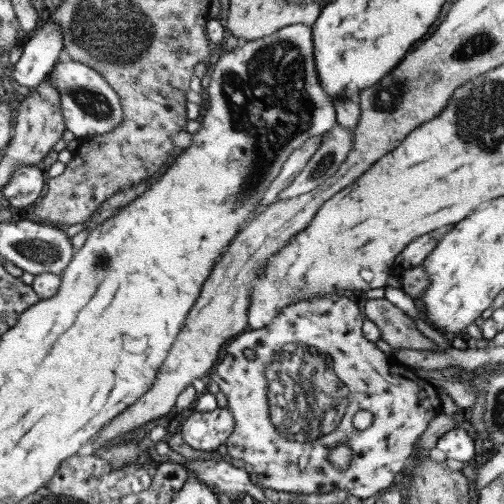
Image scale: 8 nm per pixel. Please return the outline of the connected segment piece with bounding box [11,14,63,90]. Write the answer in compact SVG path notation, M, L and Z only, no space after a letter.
M43 14L33 34L24 37L17 48L11 78L17 86L23 86L27 90L37 87L53 69L62 49L59 27Z

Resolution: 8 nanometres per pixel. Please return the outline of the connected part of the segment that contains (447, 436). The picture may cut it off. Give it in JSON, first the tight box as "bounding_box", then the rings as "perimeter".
{"bounding_box":[435,425,477,465],"perimeter":[[[457,425],[442,434],[435,445],[451,464],[458,465],[476,460],[477,447],[463,426]]]}

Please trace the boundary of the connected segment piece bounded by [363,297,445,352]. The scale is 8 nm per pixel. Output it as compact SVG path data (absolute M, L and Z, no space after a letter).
M384 297L366 299L363 302L363 316L375 324L379 329L380 338L391 348L434 350L435 352L445 350L423 336L415 327L414 321Z

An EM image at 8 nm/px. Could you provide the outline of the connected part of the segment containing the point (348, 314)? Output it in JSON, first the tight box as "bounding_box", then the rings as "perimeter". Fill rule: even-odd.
{"bounding_box":[209,293,441,500],"perimeter":[[[335,293],[334,295],[325,295],[324,297],[315,297],[310,301],[297,301],[279,311],[275,318],[271,319],[263,328],[247,328],[241,334],[225,344],[222,355],[218,362],[214,364],[213,372],[209,378],[225,396],[226,407],[232,414],[234,427],[231,434],[224,442],[227,454],[233,458],[235,463],[248,468],[249,473],[254,477],[254,481],[262,489],[271,489],[283,495],[295,493],[299,495],[308,494],[327,494],[340,490],[347,490],[349,496],[359,500],[369,498],[375,493],[381,493],[402,478],[405,465],[411,460],[414,454],[414,445],[421,433],[427,428],[431,419],[434,419],[441,410],[441,402],[436,391],[436,387],[430,384],[423,376],[410,367],[399,363],[397,360],[385,355],[377,349],[374,342],[363,338],[362,320],[359,314],[357,302],[347,296],[347,294]],[[249,348],[255,352],[255,358],[248,360],[243,355],[243,350]],[[357,410],[368,410],[372,414],[371,424],[363,431],[356,431],[351,425],[351,417]],[[339,443],[345,443],[352,450],[352,457],[345,470],[339,470],[330,465],[328,461],[329,451]]]}

